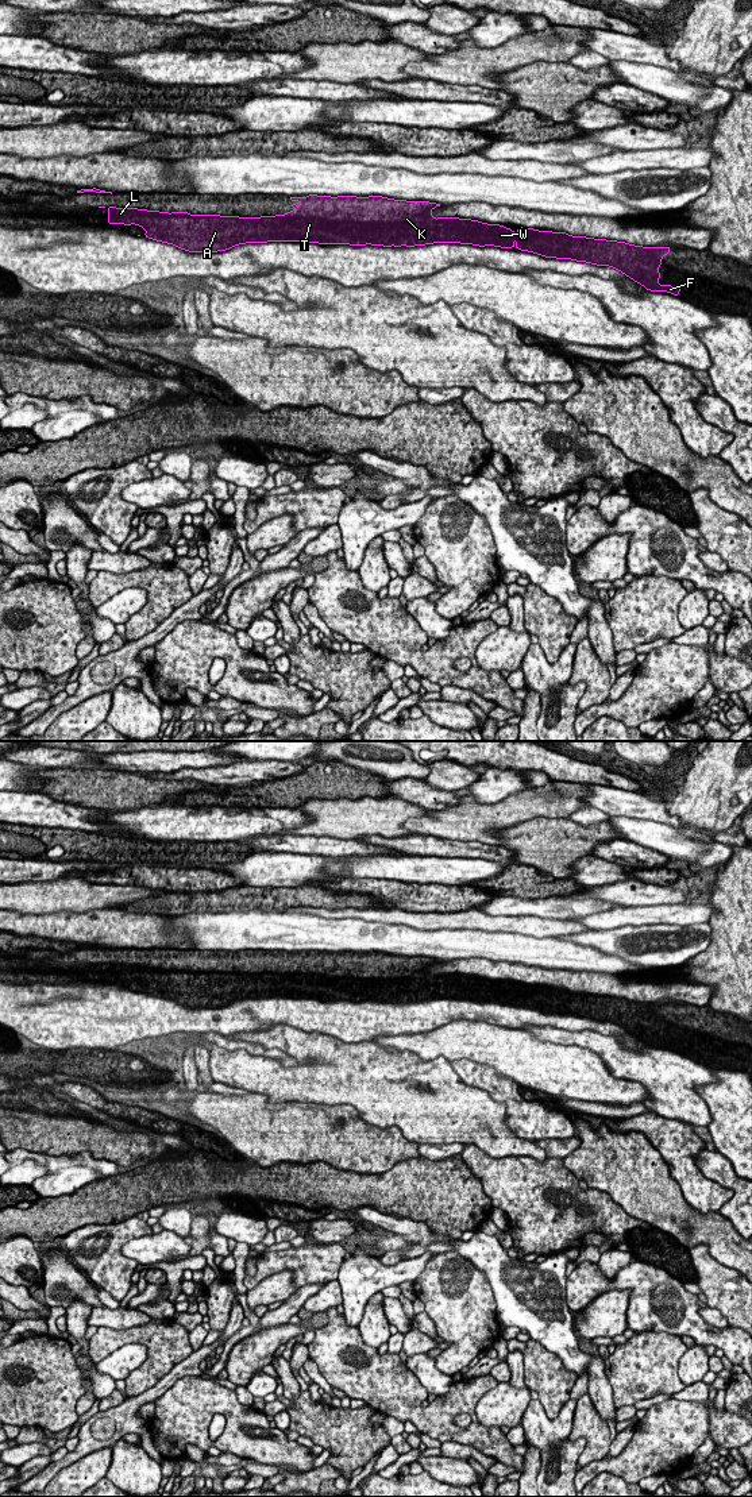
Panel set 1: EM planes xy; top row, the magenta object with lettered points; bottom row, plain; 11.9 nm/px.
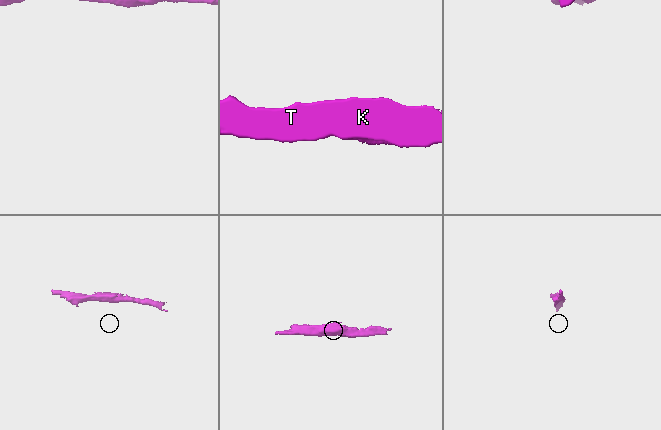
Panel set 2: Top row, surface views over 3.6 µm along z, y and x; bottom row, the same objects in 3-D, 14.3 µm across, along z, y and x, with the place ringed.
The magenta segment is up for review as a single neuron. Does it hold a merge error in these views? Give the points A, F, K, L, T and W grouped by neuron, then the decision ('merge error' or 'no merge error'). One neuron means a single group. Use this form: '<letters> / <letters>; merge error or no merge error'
A F K L T W; no merge error

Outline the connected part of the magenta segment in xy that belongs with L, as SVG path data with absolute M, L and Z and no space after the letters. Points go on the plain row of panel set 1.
M309 950L306 953L290 953L293 958L301 957L298 961L301 968L297 968L297 961L293 960L294 964L292 968L286 968L285 971L262 972L262 973L238 973L238 972L219 972L219 971L189 971L188 968L173 968L167 969L158 967L146 967L146 965L128 965L128 964L108 964L108 980L136 980L146 985L144 994L174 1000L178 1004L182 1004L189 1008L216 1008L230 1006L234 1002L244 1000L244 999L266 999L266 998L309 998L309 999L320 999L320 1000L351 1000L351 1002L424 1002L432 999L462 999L462 1000L474 1000L474 1002L495 1002L502 1004L514 1004L513 996L517 996L517 1006L529 1007L533 1010L539 1010L545 1014L556 1014L556 1015L572 1015L578 1018L587 1018L597 1022L610 1022L621 1027L622 1030L632 1034L635 1038L643 1041L647 1046L651 1047L668 1047L672 1052L679 1053L680 1043L671 1042L670 1039L660 1042L659 1033L662 1029L657 1025L662 1022L663 1011L670 1010L671 1002L667 1003L643 1003L633 1002L625 998L616 996L605 996L605 995L593 995L585 992L571 992L566 988L554 989L552 987L537 987L533 984L522 984L518 983L514 989L513 985L505 984L498 980L486 980L478 976L470 975L458 975L458 973L439 973L433 975L431 972L431 967L440 960L428 958L428 957L405 957L405 956L393 956L381 952L370 952L370 953L355 953L355 952L339 952L339 953L325 953Z

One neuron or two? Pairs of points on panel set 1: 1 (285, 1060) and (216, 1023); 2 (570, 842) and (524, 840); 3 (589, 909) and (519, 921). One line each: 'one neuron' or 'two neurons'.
1: two neurons
2: one neuron
3: two neurons

